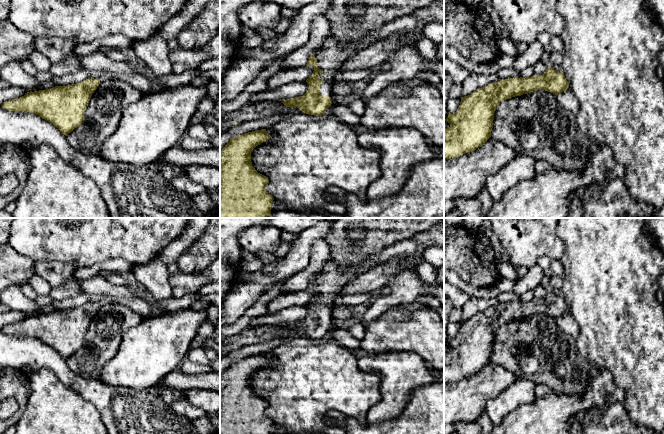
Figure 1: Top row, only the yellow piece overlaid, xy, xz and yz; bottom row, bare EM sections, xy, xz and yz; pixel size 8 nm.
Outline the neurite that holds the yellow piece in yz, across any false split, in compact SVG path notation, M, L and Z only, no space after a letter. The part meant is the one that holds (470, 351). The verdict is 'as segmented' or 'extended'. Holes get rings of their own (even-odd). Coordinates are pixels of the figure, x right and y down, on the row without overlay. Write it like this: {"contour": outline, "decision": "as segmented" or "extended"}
{"contour": "M550 290L542 299L499 303L461 321L457 335L445 343L450 350L444 352L444 383L458 382L481 371L491 361L494 337L502 325L537 314L557 319L568 312L563 296Z", "decision": "as segmented"}

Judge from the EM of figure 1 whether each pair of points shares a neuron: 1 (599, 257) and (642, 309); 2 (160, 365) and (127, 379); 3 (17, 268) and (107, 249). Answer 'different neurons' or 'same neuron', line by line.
1: same neuron
2: same neuron
3: different neurons

